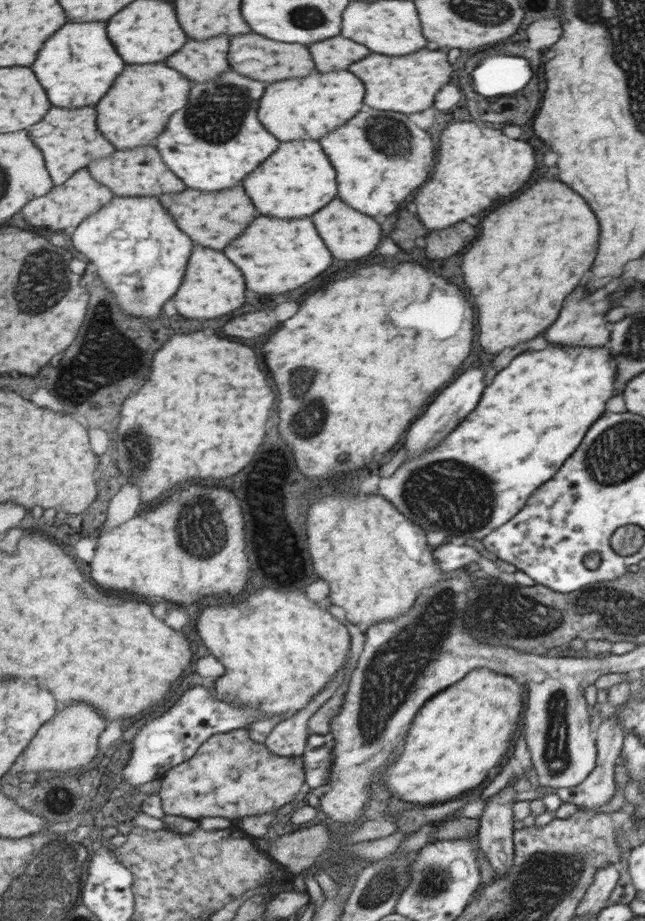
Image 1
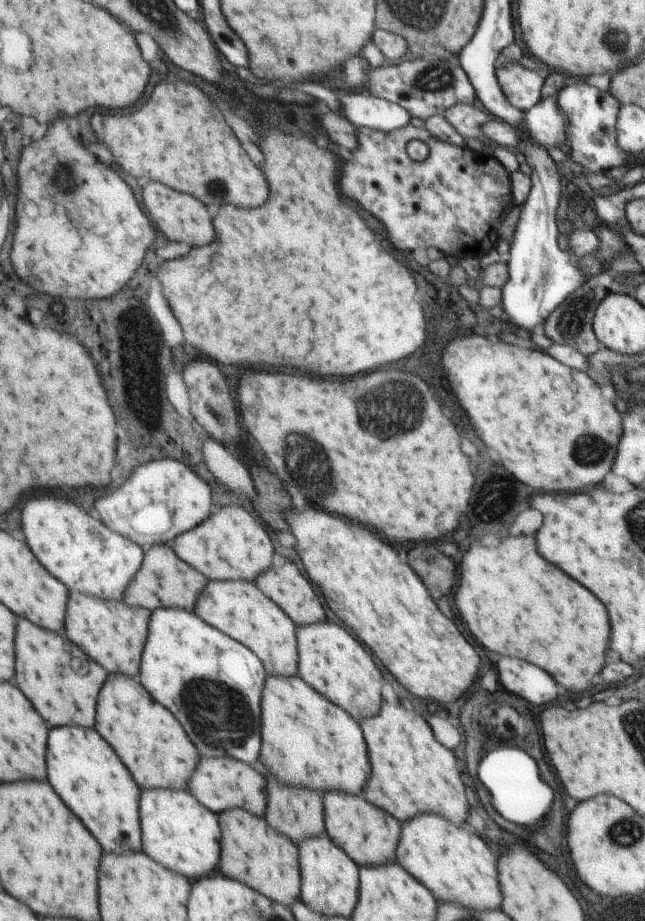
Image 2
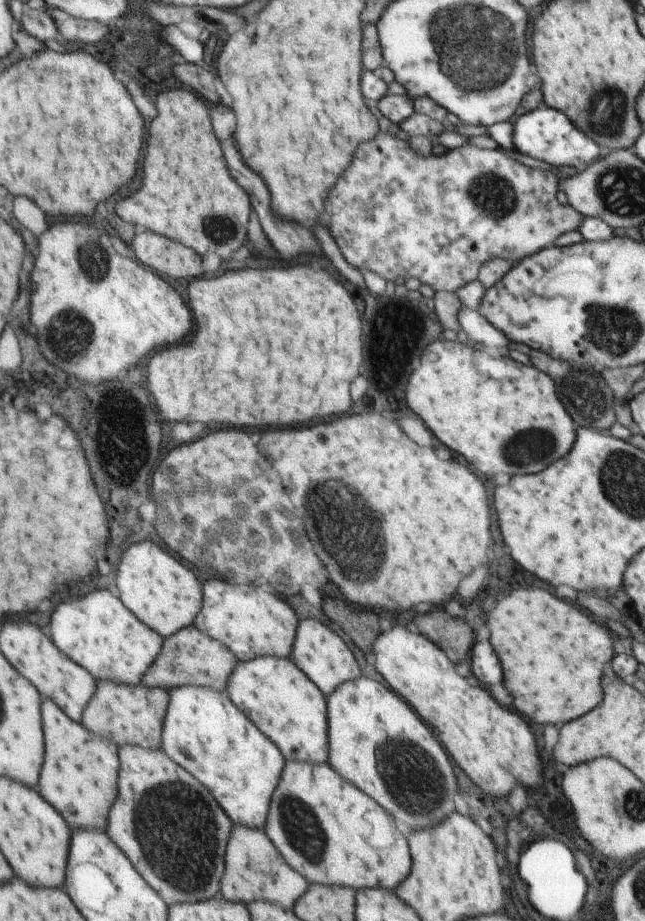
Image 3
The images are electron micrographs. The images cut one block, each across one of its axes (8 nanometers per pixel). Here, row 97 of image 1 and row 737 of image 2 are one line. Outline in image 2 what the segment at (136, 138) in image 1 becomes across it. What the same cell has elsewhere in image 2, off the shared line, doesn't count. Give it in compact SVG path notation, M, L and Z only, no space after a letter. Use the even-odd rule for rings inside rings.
M110 674L110 678L106 678L106 690L102 690L102 698L98 698L98 722L94 728L102 730L102 734L118 746L118 754L126 758L142 790L189 790L188 782L201 757L197 747L173 711L156 702L137 678L124 674Z

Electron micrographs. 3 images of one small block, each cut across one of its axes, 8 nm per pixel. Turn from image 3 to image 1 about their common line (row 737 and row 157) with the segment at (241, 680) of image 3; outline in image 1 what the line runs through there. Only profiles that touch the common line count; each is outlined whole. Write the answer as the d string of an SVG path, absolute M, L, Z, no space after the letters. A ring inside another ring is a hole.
M317 140L279 141L276 151L258 165L258 170L242 180L241 185L252 199L257 214L280 219L298 218L314 215L338 196L336 175L335 168Z

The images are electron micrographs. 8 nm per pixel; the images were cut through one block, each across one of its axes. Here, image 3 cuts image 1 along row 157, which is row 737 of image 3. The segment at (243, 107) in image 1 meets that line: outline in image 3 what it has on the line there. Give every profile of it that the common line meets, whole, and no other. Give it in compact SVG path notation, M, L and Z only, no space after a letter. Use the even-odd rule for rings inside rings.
M176 686L169 690L169 696L170 710L166 710L166 738L162 738L161 749L184 770L189 770L190 774L213 794L214 800L222 810L225 810L233 826L264 828L272 792L286 764L278 746L264 732L258 730L258 726L250 722L240 708L236 708L230 702L226 693L216 692L204 686Z

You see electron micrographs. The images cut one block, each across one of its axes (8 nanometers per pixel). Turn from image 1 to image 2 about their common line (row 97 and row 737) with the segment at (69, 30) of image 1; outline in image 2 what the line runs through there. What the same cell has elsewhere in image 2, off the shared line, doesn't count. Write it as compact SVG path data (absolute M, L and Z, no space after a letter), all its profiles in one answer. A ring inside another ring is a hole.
M60 726L60 728L50 728L49 734L50 774L48 778L50 782L54 782L54 786L58 786L58 794L62 794L62 798L66 798L66 802L70 802L70 806L74 806L74 810L78 810L78 814L82 814L82 818L90 822L90 830L94 830L94 834L102 838L102 846L106 846L106 850L118 850L118 852L128 852L128 848L140 850L142 844L140 844L138 798L141 794L134 776L130 774L129 767L126 768L122 764L122 760L112 750L112 746L94 728Z

